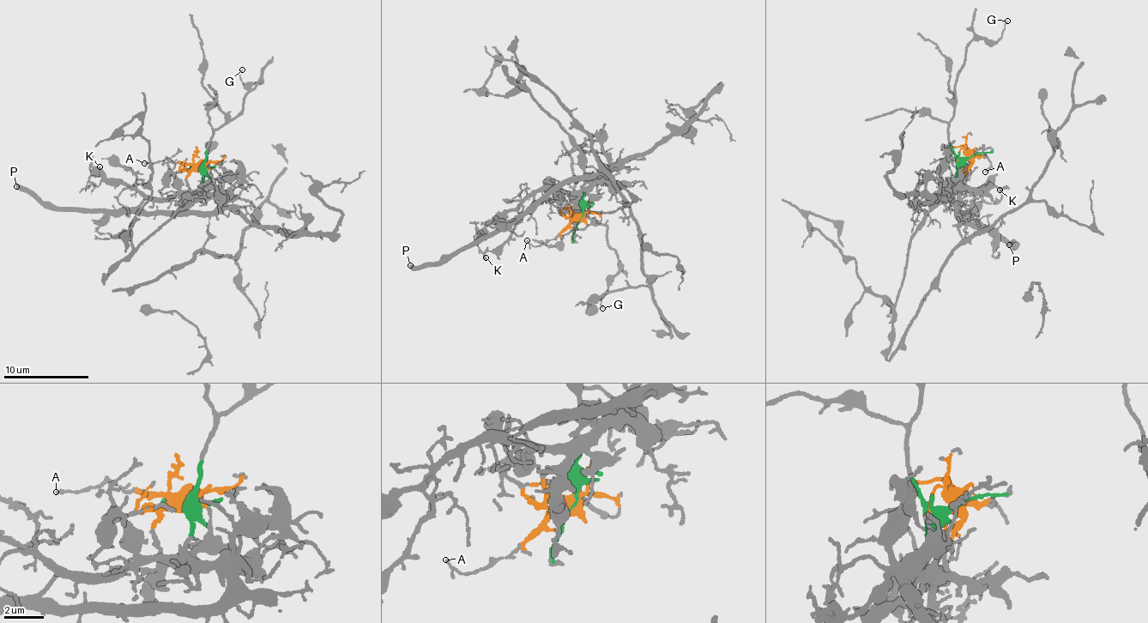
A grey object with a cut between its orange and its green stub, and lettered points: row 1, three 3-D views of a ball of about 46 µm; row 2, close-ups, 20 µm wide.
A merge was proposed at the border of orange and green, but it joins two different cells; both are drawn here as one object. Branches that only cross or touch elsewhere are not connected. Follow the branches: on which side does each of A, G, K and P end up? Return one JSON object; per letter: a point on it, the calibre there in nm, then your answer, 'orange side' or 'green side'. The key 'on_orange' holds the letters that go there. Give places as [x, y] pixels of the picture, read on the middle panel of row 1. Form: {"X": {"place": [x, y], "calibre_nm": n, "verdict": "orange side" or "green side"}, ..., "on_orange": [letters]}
{"A": {"place": [527, 240], "calibre_nm": 110, "verdict": "orange side"}, "G": {"place": [602, 308], "calibre_nm": 90, "verdict": "green side"}, "K": {"place": [486, 257], "calibre_nm": 100, "verdict": "orange side"}, "P": {"place": [410, 265], "calibre_nm": 440, "verdict": "orange side"}, "on_orange": ["A", "K", "P"]}

